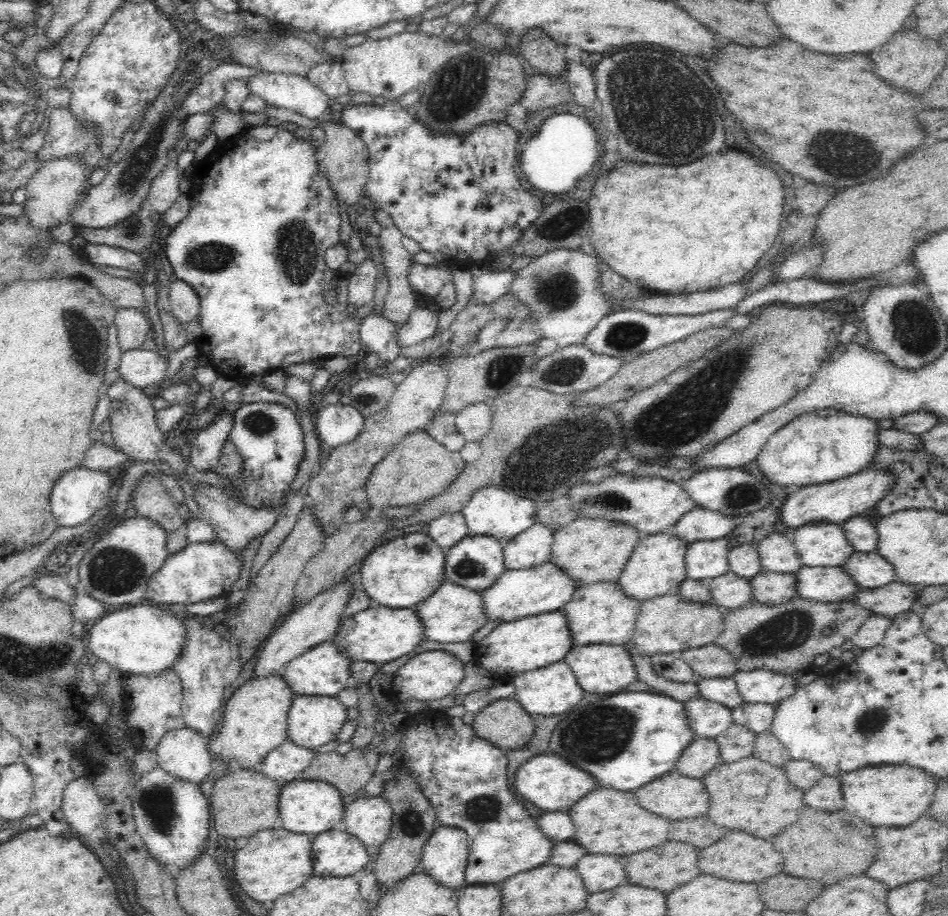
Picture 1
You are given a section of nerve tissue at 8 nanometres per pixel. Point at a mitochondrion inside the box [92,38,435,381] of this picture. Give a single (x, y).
(130, 179)

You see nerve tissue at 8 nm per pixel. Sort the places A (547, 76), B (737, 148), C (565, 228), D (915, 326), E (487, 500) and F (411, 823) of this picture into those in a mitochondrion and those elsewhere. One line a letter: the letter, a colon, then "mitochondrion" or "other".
A: other
B: other
C: mitochondrion
D: mitochondrion
E: other
F: mitochondrion

